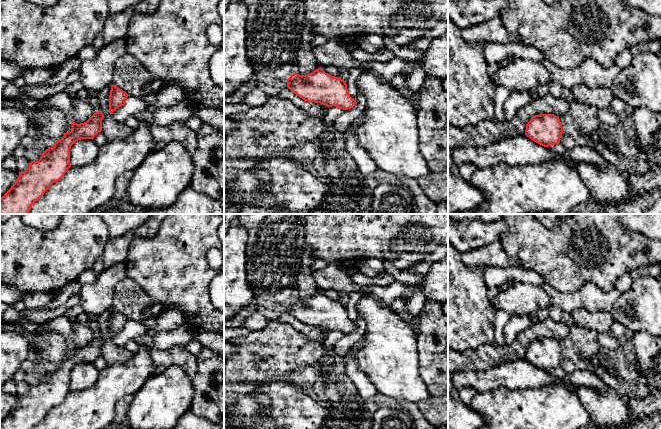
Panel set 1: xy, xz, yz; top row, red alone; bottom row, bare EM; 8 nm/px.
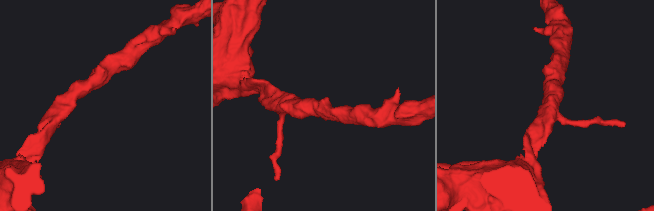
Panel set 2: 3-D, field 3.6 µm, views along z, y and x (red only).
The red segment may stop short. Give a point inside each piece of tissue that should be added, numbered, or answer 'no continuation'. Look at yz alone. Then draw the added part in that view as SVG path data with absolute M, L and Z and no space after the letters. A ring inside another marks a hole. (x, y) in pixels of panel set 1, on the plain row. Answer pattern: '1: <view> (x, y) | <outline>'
no continuation

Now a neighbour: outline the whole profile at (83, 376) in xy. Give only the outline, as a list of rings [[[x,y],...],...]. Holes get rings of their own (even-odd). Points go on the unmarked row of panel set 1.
[[[93,363],[76,365],[70,373],[71,390],[85,390],[92,387],[99,376],[99,371]]]

